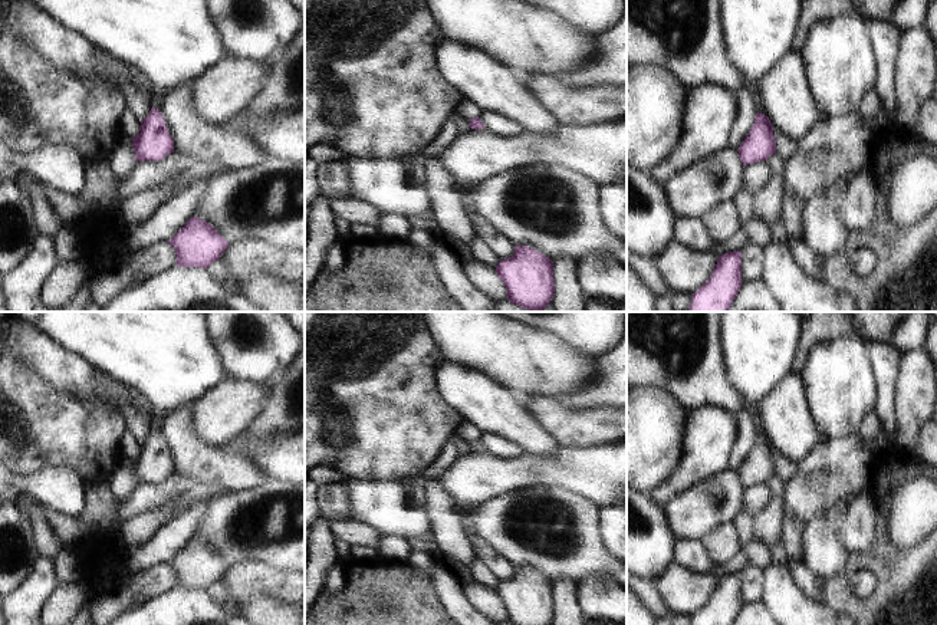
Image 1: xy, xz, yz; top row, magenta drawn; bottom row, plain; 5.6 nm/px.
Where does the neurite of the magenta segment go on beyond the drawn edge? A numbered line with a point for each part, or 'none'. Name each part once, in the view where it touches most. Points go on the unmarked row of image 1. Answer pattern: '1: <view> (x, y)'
none.

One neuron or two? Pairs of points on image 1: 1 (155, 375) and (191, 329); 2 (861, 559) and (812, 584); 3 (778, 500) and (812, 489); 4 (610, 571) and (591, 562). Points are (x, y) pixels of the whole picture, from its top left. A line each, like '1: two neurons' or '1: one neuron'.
1: one neuron
2: two neurons
3: two neurons
4: one neuron

